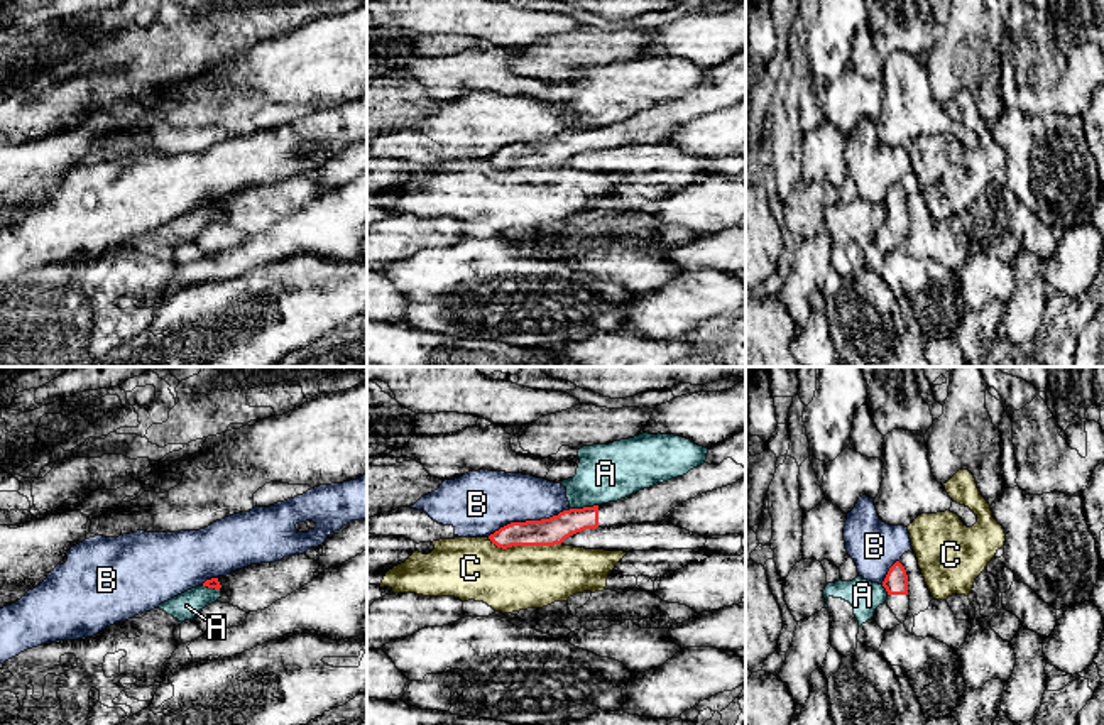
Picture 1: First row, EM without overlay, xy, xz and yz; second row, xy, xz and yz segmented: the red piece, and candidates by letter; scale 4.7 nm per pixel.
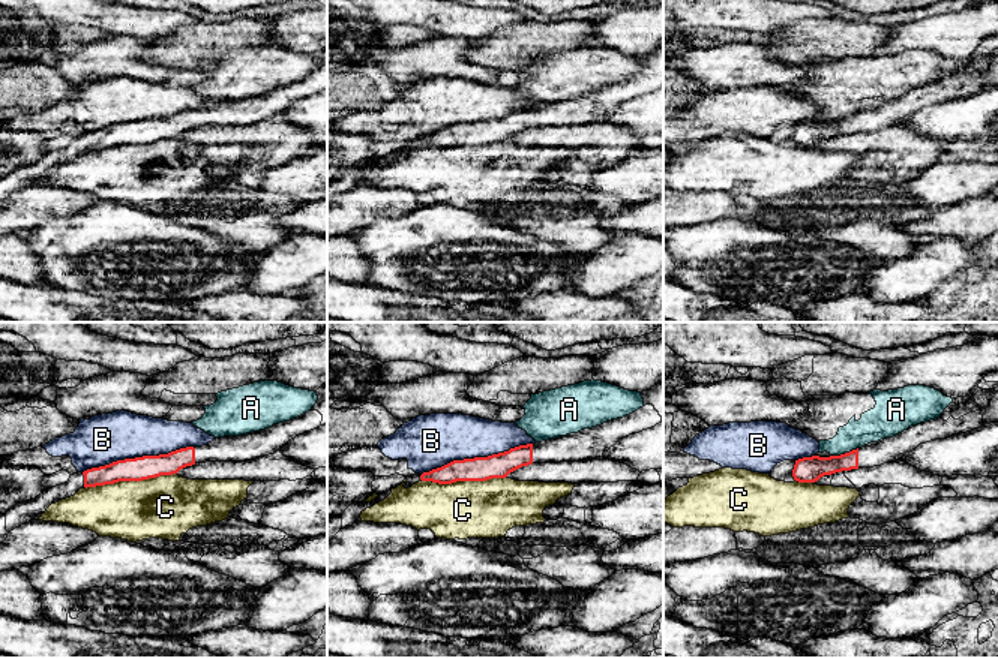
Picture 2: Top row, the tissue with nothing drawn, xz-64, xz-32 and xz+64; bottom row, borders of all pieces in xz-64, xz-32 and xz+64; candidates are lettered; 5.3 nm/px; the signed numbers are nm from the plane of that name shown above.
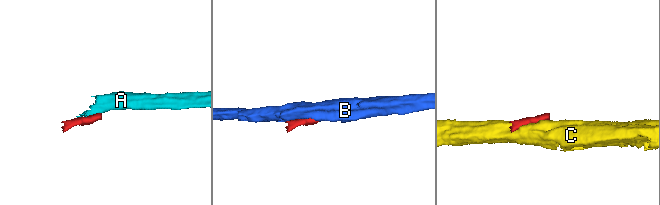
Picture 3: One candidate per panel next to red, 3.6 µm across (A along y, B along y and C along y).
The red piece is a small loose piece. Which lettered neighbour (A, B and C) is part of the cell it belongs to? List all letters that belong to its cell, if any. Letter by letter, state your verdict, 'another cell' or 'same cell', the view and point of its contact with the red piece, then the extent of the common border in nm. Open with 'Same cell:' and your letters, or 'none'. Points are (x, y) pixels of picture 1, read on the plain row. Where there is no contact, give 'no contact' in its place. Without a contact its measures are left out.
Same cell: none
A: another cell; meets red in xz at (584, 129); contact 140 nm long
B: another cell; meets red in xz at (528, 142); contact 420 nm long
C: another cell; meets red in xz at (524, 166); contact 360 nm long

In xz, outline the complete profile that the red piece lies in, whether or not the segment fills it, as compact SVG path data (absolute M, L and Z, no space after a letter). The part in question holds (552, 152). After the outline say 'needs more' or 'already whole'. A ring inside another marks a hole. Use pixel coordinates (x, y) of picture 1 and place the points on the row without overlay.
M746 51L712 68L703 86L686 96L656 105L617 123L570 130L541 142L511 144L489 157L492 166L555 167L585 150L663 144L666 135L697 117L746 98Z | needs more

